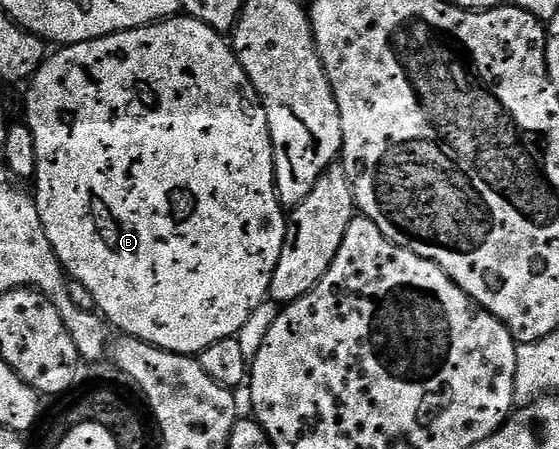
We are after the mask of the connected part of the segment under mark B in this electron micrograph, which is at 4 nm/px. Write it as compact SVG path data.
M176 16L166 18L163 22L155 22L152 26L133 28L132 30L117 32L97 40L89 40L88 42L73 44L72 46L63 46L56 49L59 51L56 54L54 51L40 66L35 77L30 79L29 87L31 86L31 91L27 94L27 118L25 118L25 122L26 125L31 127L33 140L37 148L37 168L35 169L33 179L33 185L35 185L33 197L37 212L41 216L41 224L45 228L45 236L49 236L49 244L53 244L53 252L59 257L59 263L63 265L64 271L74 281L85 284L85 288L89 288L89 292L93 292L93 300L98 313L114 329L116 326L119 332L122 332L128 338L140 338L142 342L148 342L157 348L168 350L174 354L197 356L202 350L209 348L209 344L217 344L217 340L236 337L240 328L245 324L245 320L249 320L249 316L253 316L256 308L270 295L273 272L277 268L277 260L281 260L281 248L285 244L287 218L285 217L284 207L279 201L279 193L275 190L275 149L271 143L267 113L263 103L259 101L259 93L253 88L245 68L239 63L239 55L229 45L228 39L226 42L223 38L226 37L220 31L209 28L209 24L205 24L201 20L190 16Z

